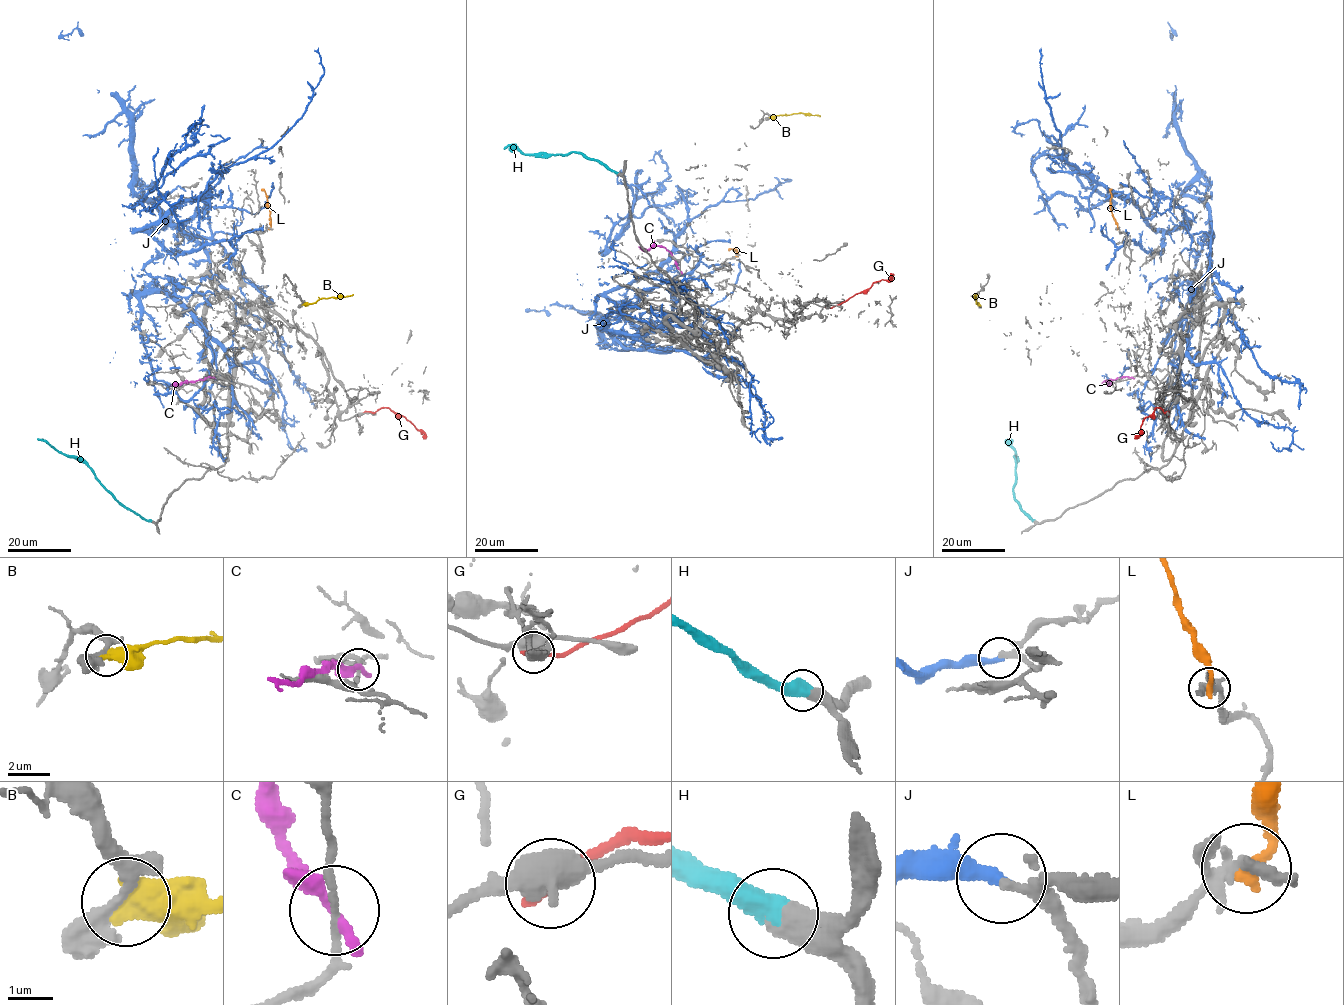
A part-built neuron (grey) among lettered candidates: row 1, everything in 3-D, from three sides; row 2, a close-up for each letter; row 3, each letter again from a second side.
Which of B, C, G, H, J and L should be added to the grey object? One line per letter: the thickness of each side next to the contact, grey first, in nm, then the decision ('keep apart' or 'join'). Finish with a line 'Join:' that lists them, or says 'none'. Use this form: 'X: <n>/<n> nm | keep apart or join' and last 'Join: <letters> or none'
B: 280/600 nm | keep apart
C: 150/400 nm | keep apart
G: 600/320 nm | keep apart
H: 400/550 nm | join
J: 170/280 nm | keep apart
L: 240/320 nm | keep apart
Join: H

